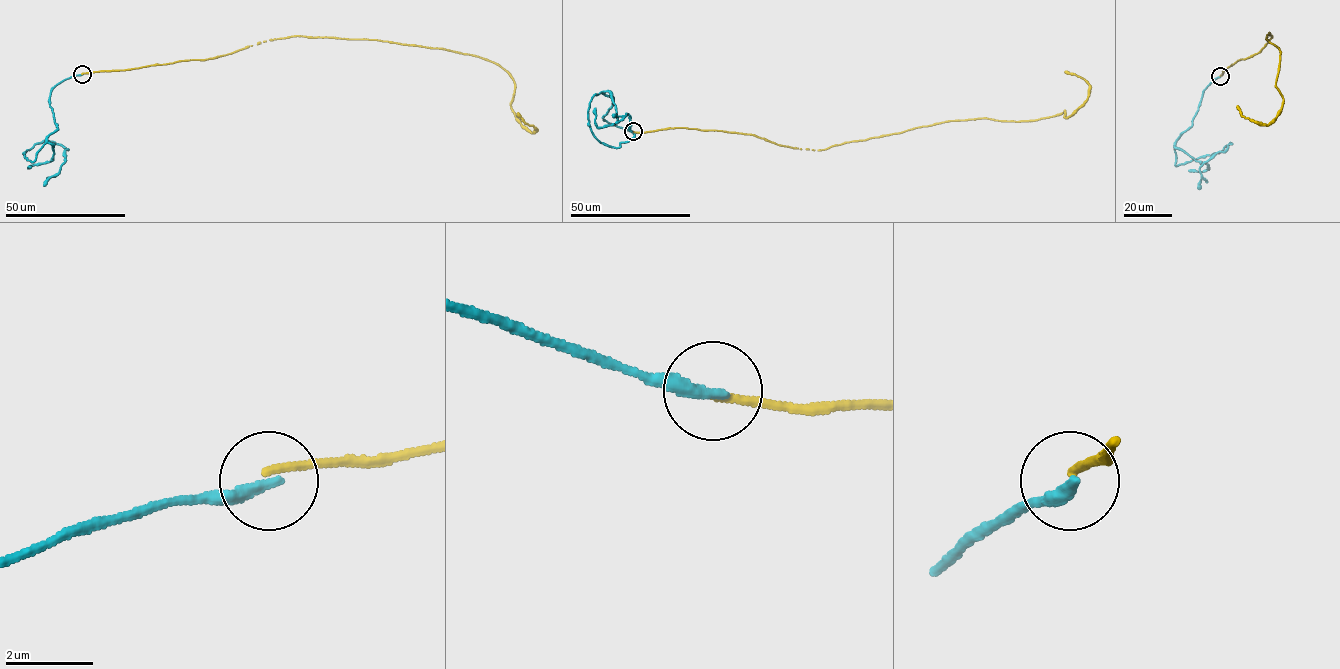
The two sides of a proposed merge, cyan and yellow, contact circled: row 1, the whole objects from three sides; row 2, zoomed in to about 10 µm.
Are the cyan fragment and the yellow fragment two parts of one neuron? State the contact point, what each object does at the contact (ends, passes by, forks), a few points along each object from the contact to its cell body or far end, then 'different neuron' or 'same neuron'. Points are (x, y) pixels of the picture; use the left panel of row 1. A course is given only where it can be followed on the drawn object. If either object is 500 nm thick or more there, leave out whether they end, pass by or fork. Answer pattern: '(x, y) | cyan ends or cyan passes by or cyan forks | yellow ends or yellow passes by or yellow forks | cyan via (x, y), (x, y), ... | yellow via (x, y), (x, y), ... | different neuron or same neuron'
(82, 74) | cyan ends | yellow ends | cyan via (82, 74), (53, 88), (57, 128), (34, 161), (24, 153), (46, 140), (68, 149), (43, 186) | yellow via (82, 73), (204, 59), (296, 36), (372, 39), (497, 63), (515, 84), (516, 119), (536, 130), (518, 112) | different neuron

